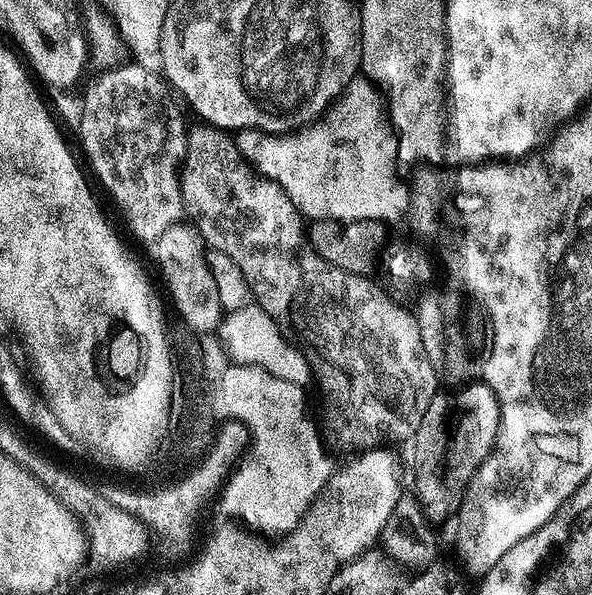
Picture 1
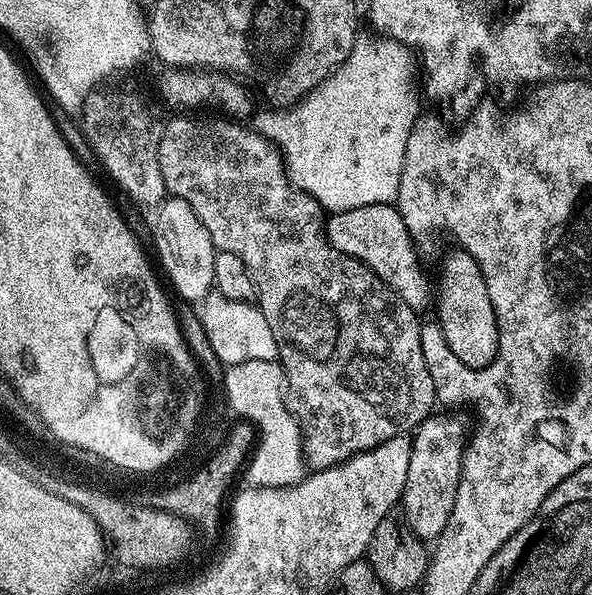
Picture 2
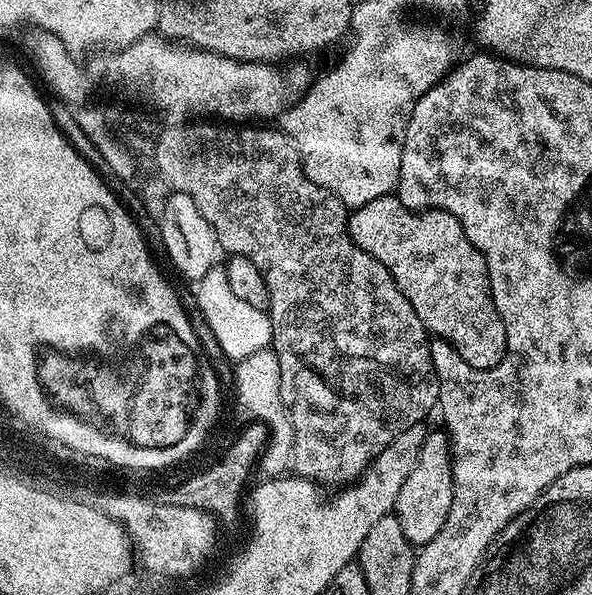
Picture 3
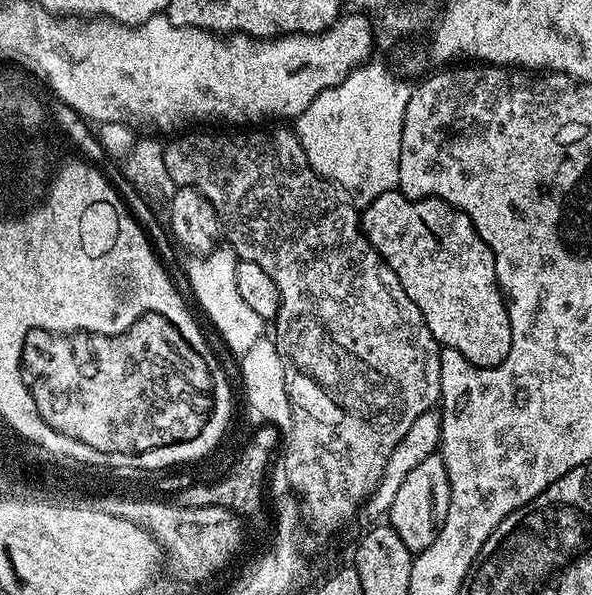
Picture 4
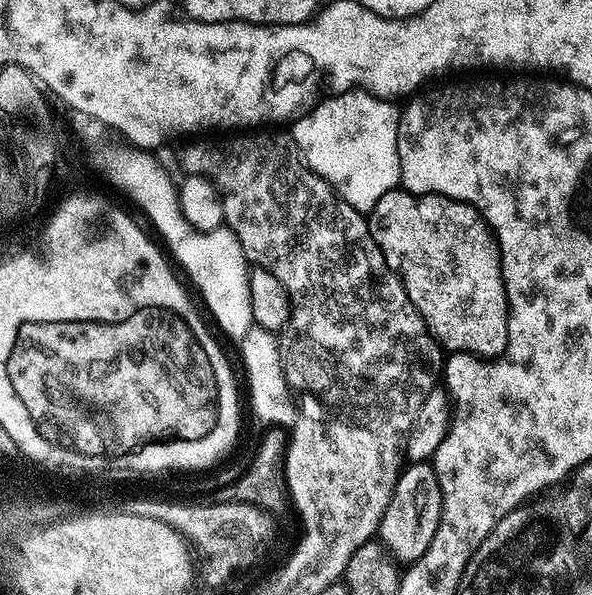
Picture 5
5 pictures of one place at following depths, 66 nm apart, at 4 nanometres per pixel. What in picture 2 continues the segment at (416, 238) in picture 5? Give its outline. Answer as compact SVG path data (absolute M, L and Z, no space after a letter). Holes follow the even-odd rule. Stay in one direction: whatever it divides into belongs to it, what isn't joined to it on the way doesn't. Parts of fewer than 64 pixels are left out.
M375 204L374 206L362 206L354 210L338 212L327 217L324 233L328 236L328 243L342 254L346 254L355 260L361 260L364 265L378 278L382 278L389 286L395 288L396 293L411 308L423 310L428 304L428 280L420 269L420 260L416 257L417 245L408 233L406 222L402 222L402 214L392 204ZM455 250L444 260L444 269L440 272L440 293L436 296L436 316L440 319L440 332L443 343L447 344L448 349L462 362L471 368L485 368L494 362L498 354L500 345L500 331L498 322L494 314L494 306L490 302L490 294L486 290L486 278L482 278L482 270L474 258L463 250Z

